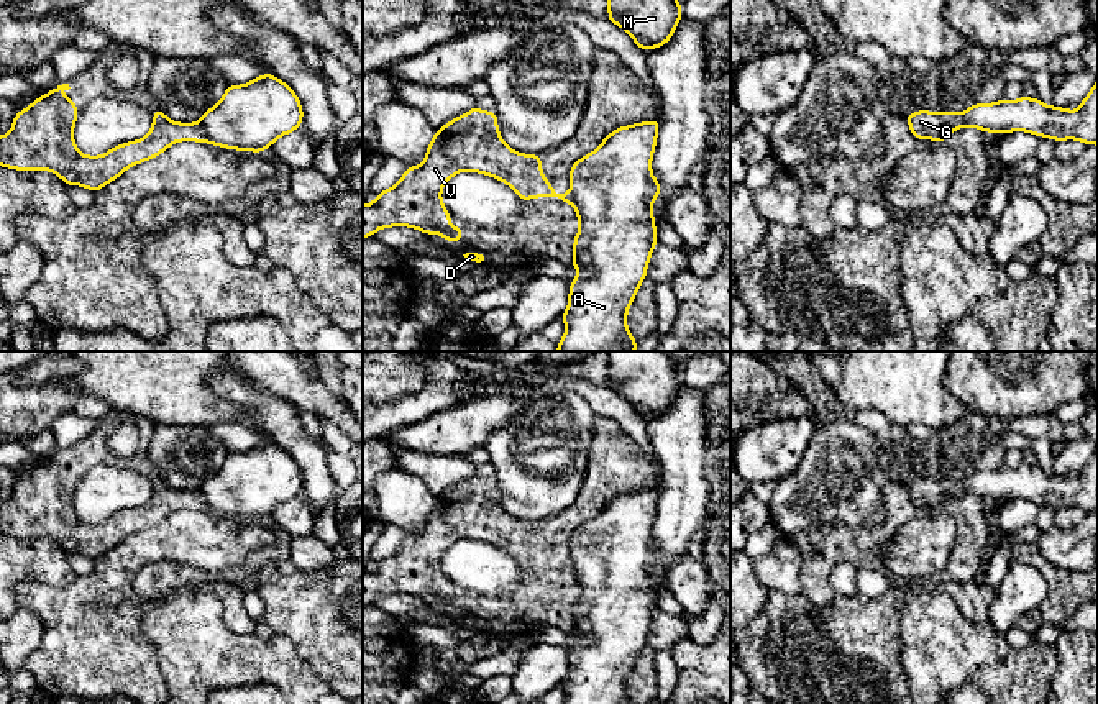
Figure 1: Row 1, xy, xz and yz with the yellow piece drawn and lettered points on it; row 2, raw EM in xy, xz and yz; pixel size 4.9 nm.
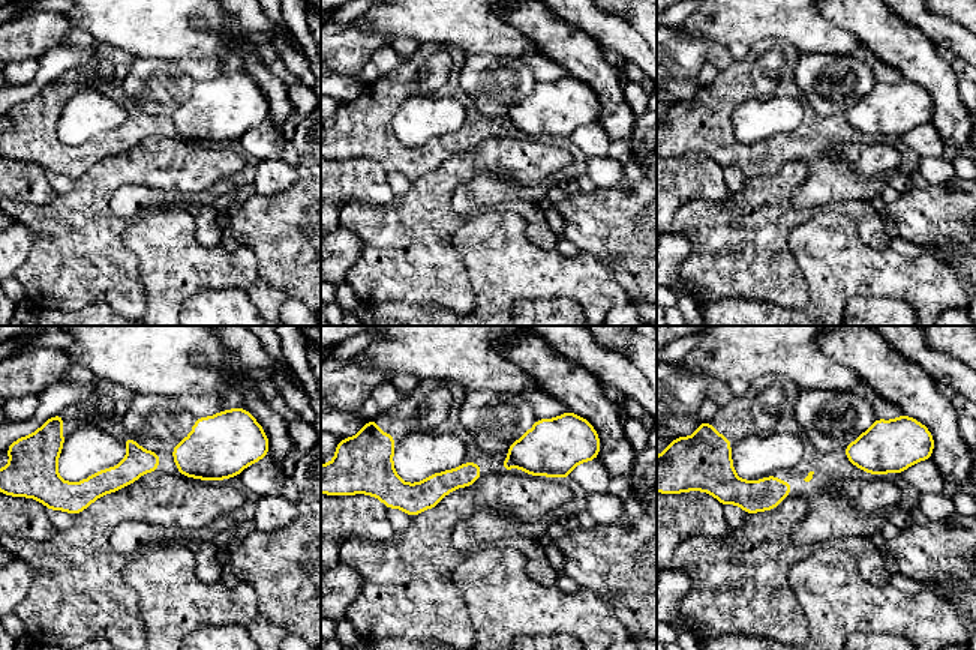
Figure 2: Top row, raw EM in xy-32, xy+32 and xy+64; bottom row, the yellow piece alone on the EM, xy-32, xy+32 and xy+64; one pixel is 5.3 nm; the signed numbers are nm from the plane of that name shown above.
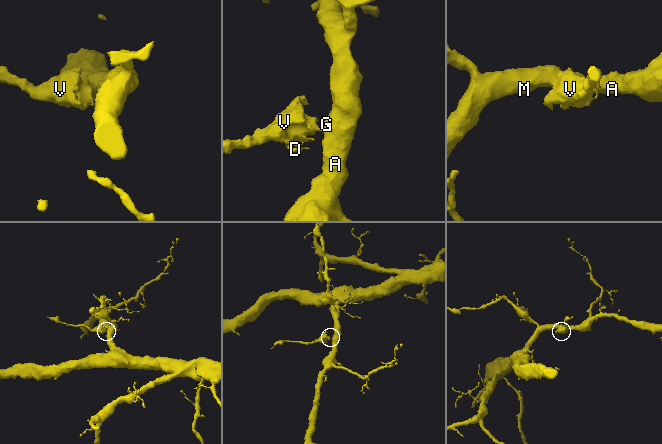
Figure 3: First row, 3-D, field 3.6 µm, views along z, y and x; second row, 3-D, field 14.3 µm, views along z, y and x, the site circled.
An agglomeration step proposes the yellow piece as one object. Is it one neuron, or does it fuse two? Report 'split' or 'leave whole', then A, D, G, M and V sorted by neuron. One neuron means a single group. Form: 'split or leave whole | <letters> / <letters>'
split | A G M / D V

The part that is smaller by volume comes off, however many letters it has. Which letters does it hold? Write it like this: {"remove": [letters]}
{"remove": ["D", "V"]}

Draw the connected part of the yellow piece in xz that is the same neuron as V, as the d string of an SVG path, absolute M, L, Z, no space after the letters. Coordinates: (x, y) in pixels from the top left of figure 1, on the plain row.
M474 473L438 496L425 528L407 535L391 556L363 573L363 607L381 596L410 594L460 610L463 597L450 592L451 581L441 569L441 556L461 538L496 545L510 553L519 568L558 565L563 571L571 571L571 561L556 561L543 543L542 523L510 517L496 491L497 479L484 479Z

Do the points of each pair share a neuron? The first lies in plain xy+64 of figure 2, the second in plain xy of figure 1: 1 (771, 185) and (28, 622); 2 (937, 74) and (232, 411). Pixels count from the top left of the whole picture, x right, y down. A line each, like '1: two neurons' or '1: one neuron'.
1: two neurons
2: two neurons

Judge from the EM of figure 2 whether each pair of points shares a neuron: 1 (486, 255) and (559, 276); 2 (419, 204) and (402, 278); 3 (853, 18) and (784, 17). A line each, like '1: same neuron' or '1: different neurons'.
1: same neuron
2: same neuron
3: different neurons

